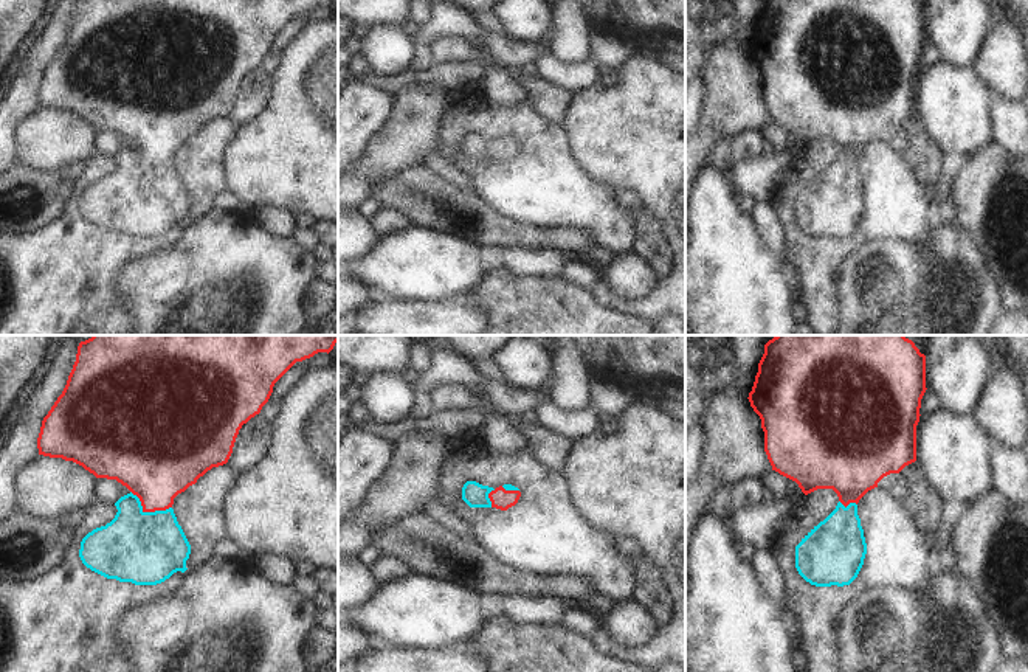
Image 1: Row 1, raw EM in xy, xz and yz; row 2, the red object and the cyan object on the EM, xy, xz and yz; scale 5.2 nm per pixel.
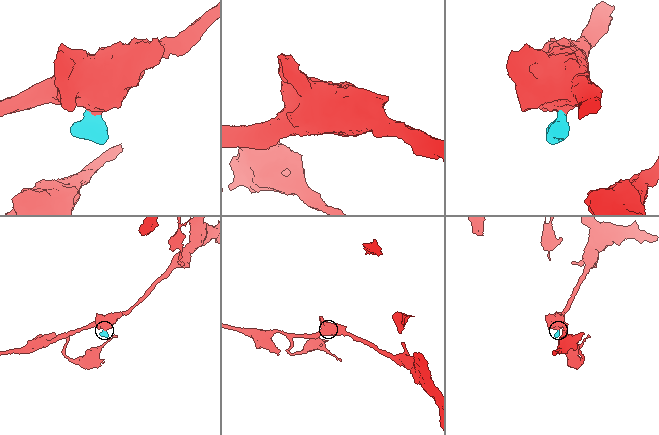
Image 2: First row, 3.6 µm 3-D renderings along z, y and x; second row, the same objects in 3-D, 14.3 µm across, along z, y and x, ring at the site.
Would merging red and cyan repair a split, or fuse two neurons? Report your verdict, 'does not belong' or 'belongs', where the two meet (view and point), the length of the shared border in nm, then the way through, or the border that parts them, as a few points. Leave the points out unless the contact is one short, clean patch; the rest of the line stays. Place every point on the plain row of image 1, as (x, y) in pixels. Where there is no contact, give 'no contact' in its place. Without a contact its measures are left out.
belongs | xy (148, 163) | 240 nm | across xy (155, 117), (148, 163), (146, 200)

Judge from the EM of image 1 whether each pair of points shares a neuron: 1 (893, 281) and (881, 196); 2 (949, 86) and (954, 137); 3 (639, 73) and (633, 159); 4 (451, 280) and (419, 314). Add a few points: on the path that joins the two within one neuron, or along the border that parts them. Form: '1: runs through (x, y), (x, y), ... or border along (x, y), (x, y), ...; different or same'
1: border along (924, 239), (869, 239), (853, 252); different
2: runs through (949, 98), (954, 104), (954, 124); same
3: runs through (639, 95), (639, 134), (636, 137); same
4: border along (459, 297), (396, 300); different

